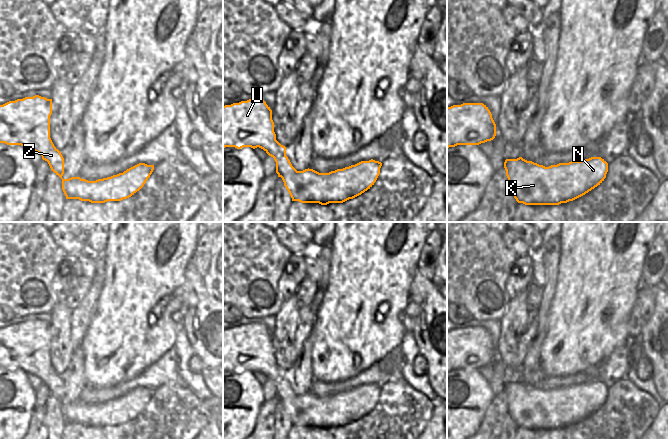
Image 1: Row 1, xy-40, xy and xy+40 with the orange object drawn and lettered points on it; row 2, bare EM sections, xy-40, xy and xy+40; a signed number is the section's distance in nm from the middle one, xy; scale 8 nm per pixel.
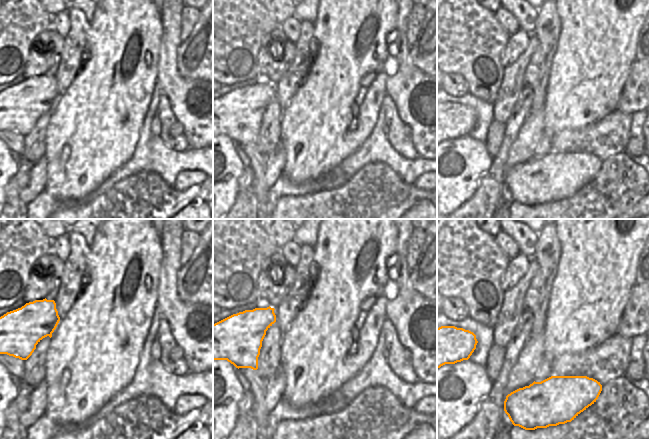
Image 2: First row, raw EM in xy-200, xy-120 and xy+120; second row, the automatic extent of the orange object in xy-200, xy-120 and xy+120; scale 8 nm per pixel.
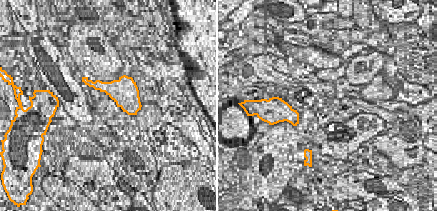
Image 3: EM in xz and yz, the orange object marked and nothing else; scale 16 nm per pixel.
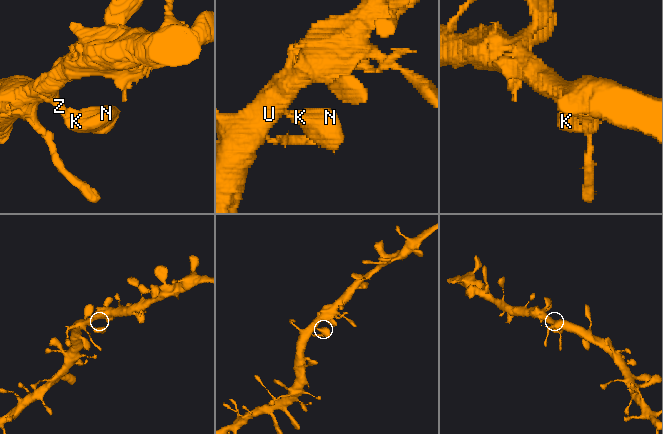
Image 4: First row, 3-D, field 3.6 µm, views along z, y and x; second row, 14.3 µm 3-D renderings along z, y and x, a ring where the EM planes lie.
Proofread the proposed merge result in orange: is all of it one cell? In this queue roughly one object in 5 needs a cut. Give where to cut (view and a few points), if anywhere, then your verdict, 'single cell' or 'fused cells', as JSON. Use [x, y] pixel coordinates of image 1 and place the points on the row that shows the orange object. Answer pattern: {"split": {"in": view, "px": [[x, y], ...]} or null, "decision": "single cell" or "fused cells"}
{"split": null, "decision": "single cell"}

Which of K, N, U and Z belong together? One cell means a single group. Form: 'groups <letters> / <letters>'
groups K N U Z

